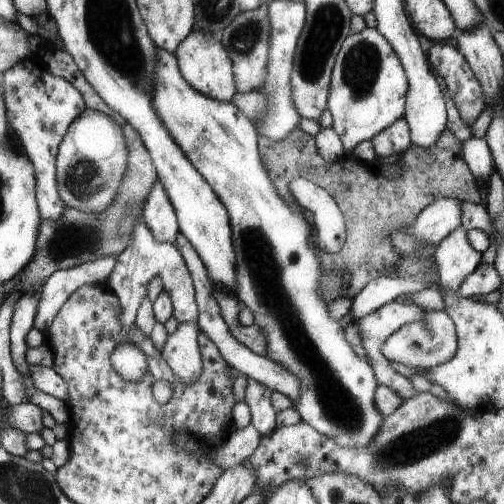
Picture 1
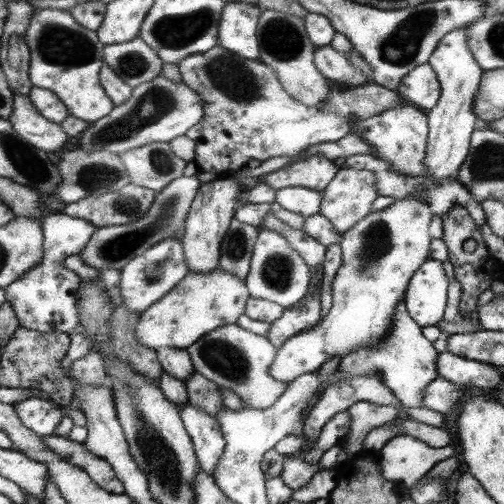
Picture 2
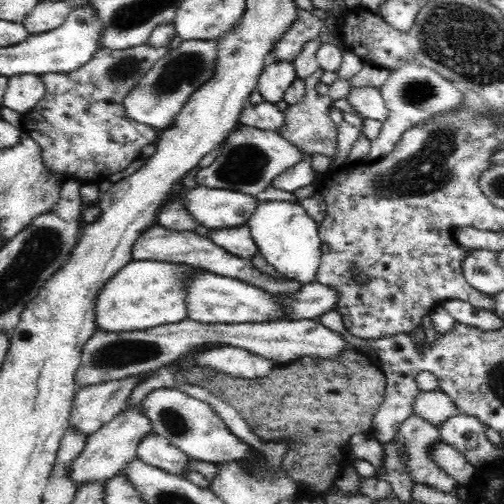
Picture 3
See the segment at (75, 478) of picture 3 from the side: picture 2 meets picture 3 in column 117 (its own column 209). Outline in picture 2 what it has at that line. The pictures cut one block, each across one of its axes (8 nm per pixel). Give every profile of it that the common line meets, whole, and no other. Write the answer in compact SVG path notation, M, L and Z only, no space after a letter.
M189 402L179 412L187 434L191 436L199 470L213 476L225 448L225 438L219 422Z

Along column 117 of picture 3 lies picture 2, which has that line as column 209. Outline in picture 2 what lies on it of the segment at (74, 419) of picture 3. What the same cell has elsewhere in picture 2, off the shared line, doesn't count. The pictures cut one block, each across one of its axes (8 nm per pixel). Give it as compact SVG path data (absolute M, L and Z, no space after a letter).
M193 374L183 384L187 386L187 402L217 420L219 410L223 408L219 386L201 374Z

